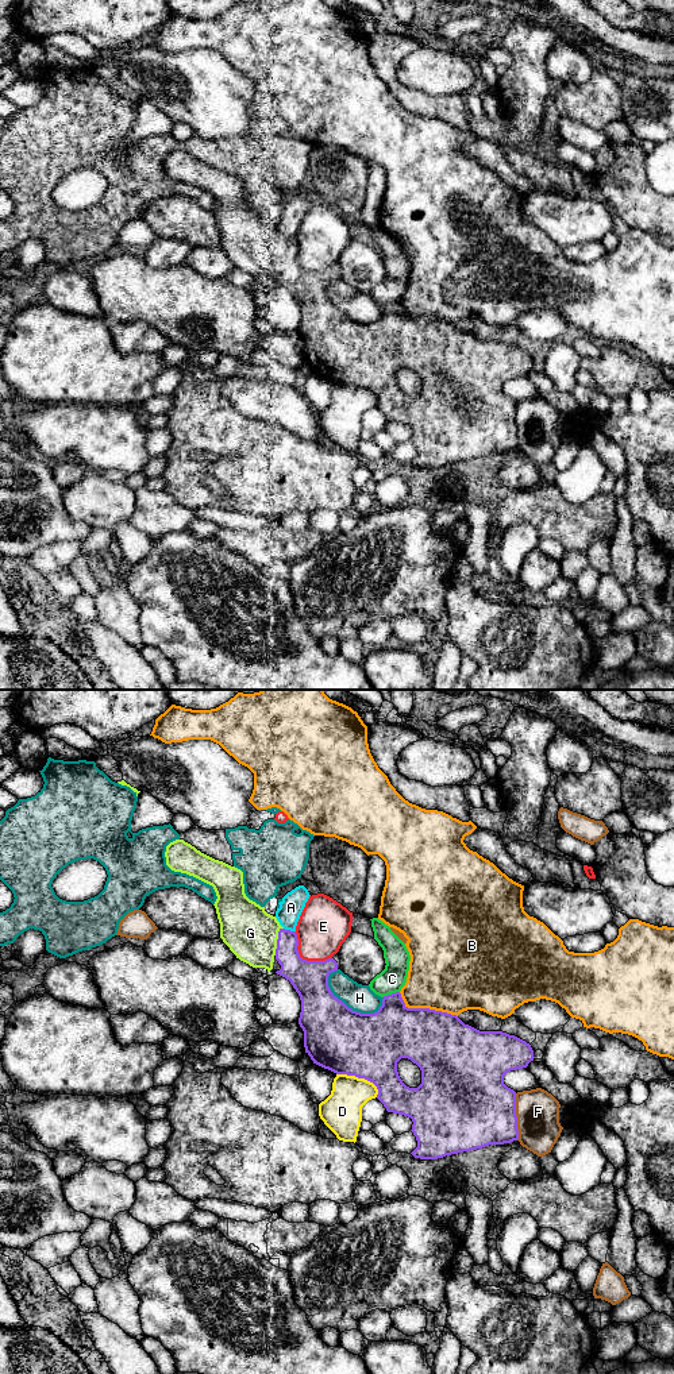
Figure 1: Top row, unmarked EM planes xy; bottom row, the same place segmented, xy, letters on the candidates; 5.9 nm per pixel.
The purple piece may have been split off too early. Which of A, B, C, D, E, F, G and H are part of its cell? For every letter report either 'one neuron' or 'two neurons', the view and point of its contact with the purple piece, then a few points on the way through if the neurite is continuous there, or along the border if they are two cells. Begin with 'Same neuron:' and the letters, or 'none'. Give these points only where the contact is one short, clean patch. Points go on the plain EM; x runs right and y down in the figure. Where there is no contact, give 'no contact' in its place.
Same neuron: G
A: two neurons | xy (289, 239)
B: two neurons | xy (426, 317)
C: two neurons | xy (391, 304) | along xy (399, 300), (382, 305)
D: two neurons | xy (361, 386)
E: two neurons | xy (304, 269)
F: two neurons | xy (516, 425)
G: one neuron | xy (277, 250)
H: two neurons | xy (351, 319)

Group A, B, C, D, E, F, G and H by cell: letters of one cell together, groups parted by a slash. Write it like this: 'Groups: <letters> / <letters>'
Groups: A / B / C / D / E / F / G / H

